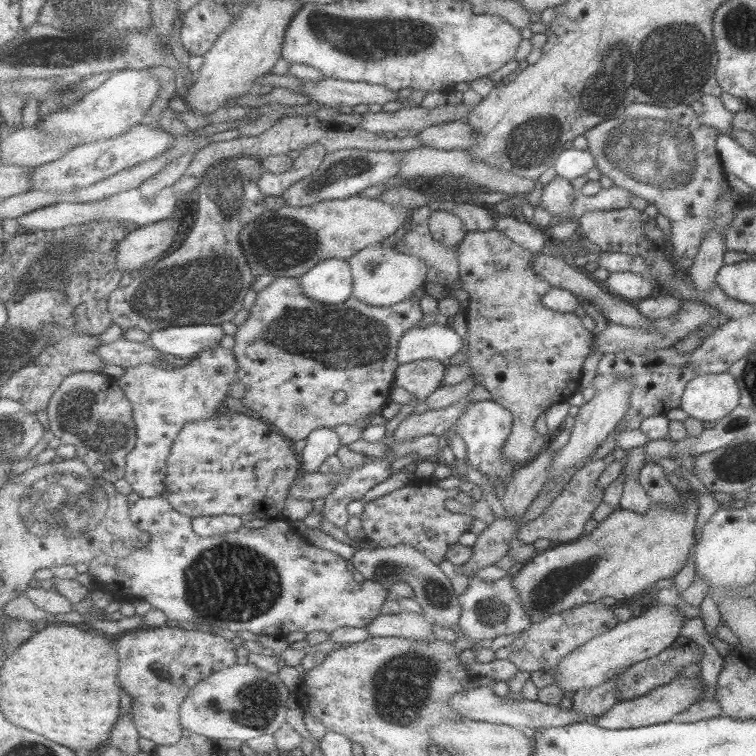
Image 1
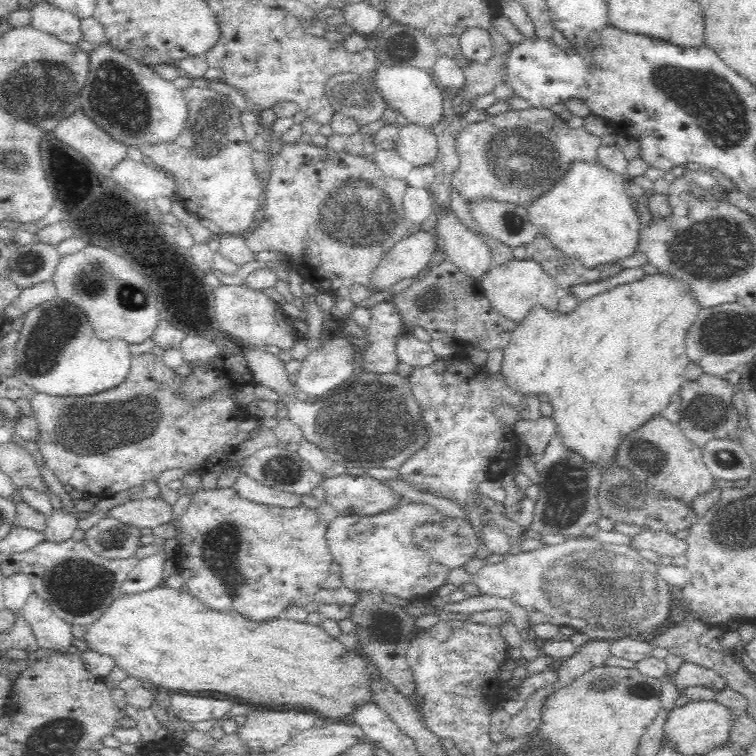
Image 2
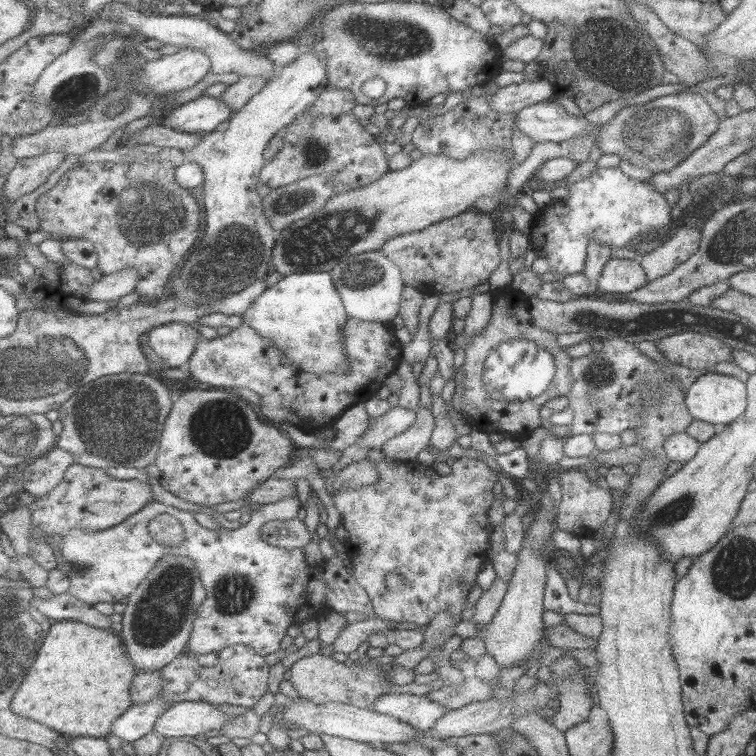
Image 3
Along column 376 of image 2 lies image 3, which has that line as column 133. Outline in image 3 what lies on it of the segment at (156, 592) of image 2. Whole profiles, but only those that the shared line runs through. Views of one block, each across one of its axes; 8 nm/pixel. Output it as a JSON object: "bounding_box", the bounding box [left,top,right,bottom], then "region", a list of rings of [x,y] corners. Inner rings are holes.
{"bounding_box":[10,621,138,738],"region":[[[56,621],[52,630],[45,640],[45,648],[41,648],[37,664],[29,670],[29,676],[16,692],[10,709],[23,718],[51,726],[66,738],[76,735],[107,738],[113,730],[115,720],[134,705],[130,690],[138,671],[130,660],[122,635],[79,621]]]}

